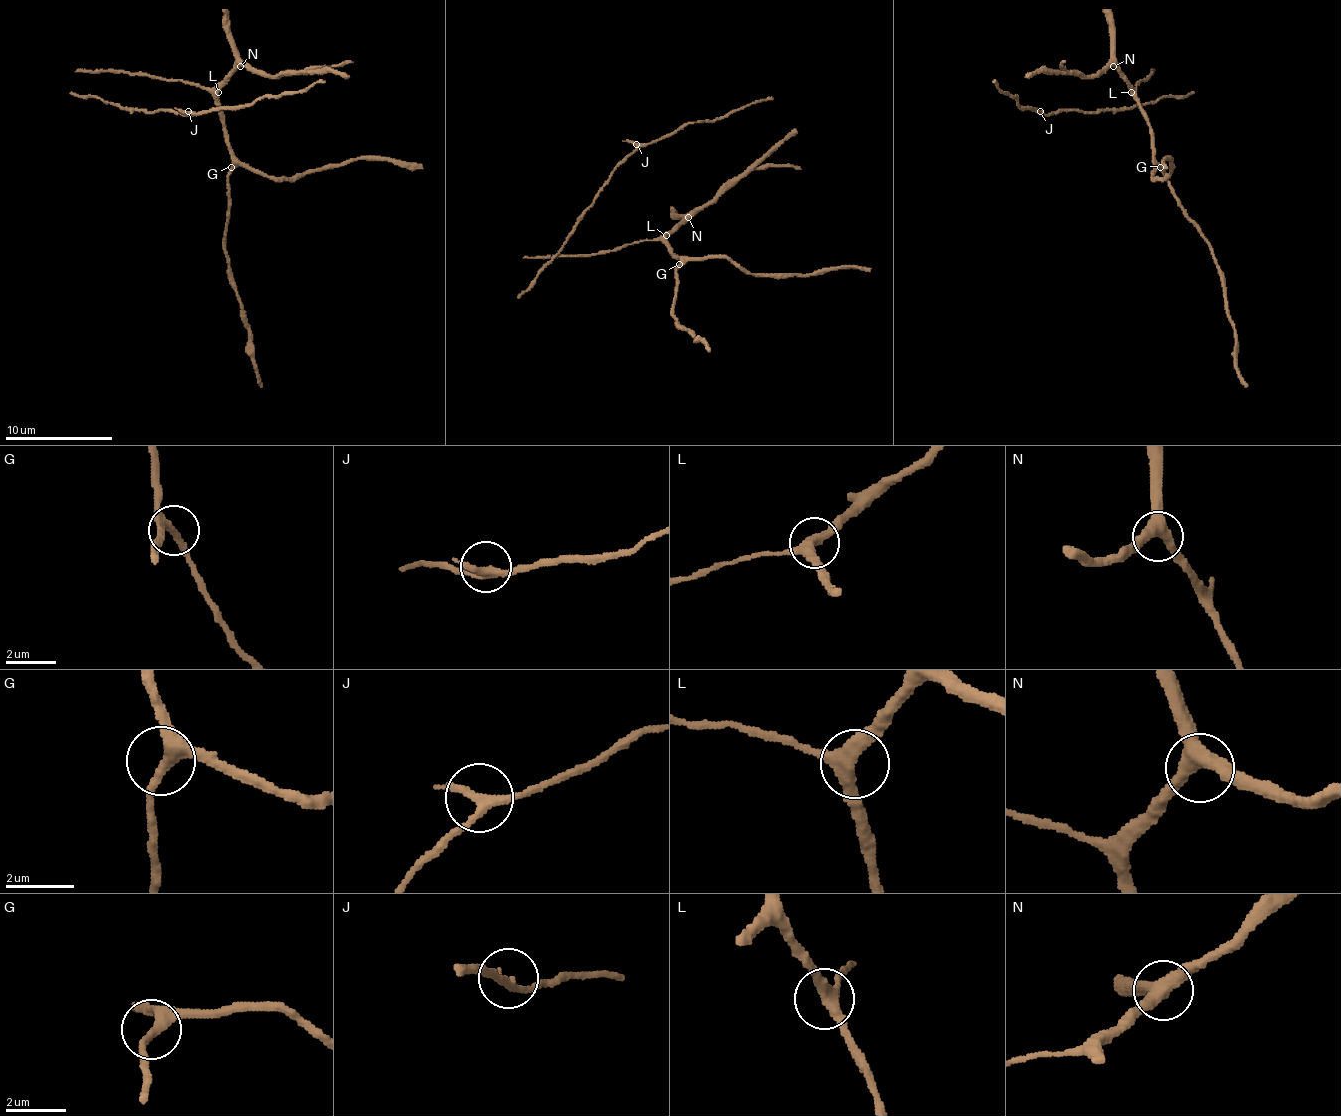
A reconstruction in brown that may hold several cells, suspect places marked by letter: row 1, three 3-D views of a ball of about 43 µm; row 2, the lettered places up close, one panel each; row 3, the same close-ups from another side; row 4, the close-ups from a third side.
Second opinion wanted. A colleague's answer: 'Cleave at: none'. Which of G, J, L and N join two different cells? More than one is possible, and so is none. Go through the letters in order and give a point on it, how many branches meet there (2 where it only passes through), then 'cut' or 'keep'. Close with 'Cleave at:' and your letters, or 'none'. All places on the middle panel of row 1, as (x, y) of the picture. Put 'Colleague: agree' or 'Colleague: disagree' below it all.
G: at (679, 264); 3 branches meet; keep
J: at (636, 144); 3 branches meet; keep
L: at (666, 235); 3 branches meet; keep
N: at (688, 217); 3 branches meet; keep
Cleave at: none
Colleague: agree

